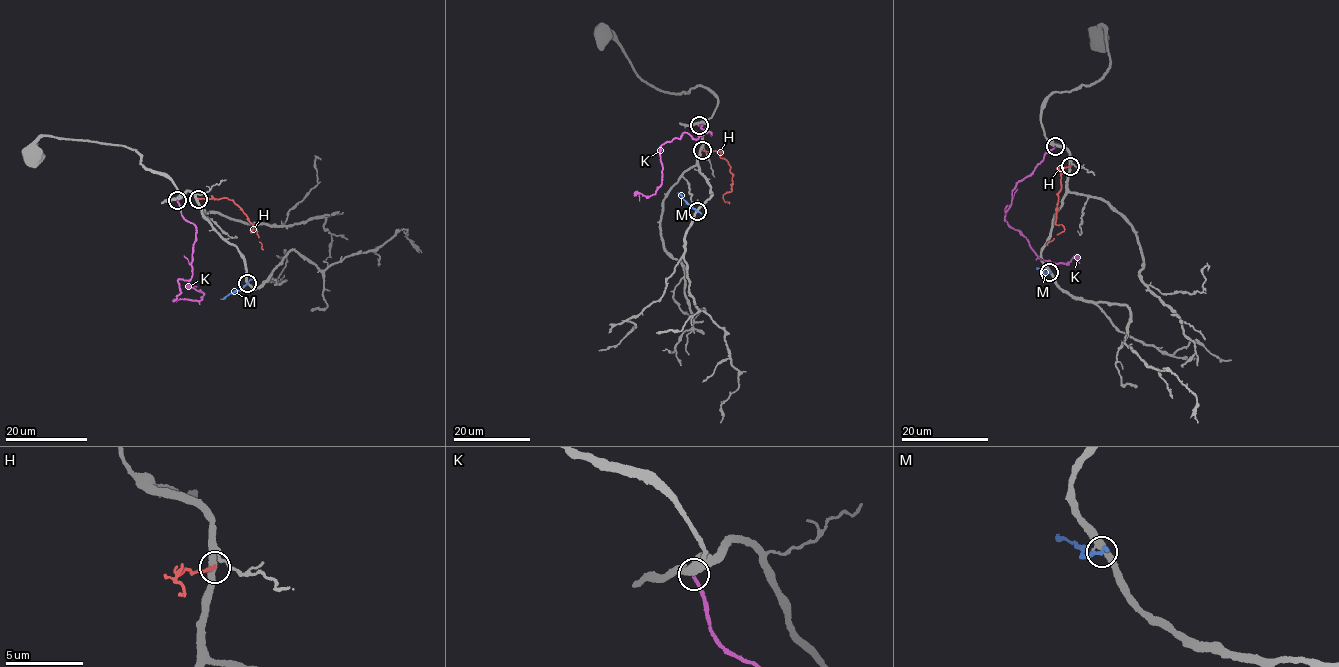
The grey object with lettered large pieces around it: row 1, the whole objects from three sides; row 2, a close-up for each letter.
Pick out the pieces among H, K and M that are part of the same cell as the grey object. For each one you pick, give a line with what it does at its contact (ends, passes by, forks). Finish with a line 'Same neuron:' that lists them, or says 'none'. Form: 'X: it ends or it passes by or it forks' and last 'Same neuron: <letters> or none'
K: it ends
Same neuron: K

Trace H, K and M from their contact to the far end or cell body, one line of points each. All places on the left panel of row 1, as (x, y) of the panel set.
H: (198, 199), (221, 198), (235, 203), (253, 226), (253, 231), (250, 230), (257, 230), (264, 249)
K: (177, 200), (195, 226), (195, 243), (190, 278), (177, 280), (173, 301), (201, 299), (190, 286), (197, 286)
M: (247, 282), (220, 299)

